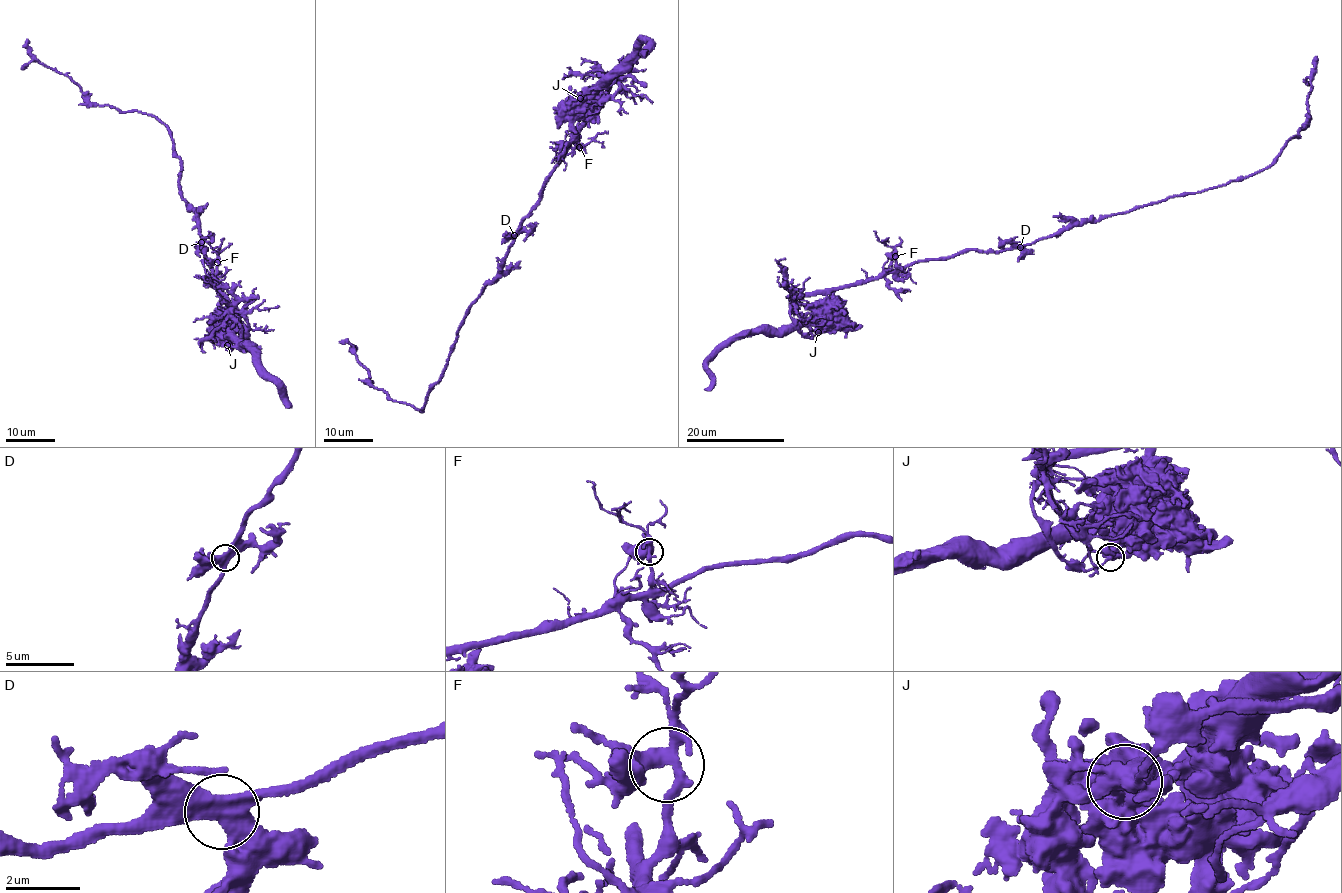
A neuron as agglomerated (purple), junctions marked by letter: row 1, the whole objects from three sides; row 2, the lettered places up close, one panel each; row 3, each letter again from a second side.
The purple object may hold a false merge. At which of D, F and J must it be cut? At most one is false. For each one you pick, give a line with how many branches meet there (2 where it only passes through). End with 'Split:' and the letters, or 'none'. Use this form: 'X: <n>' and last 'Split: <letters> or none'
J: 4
Split: J

